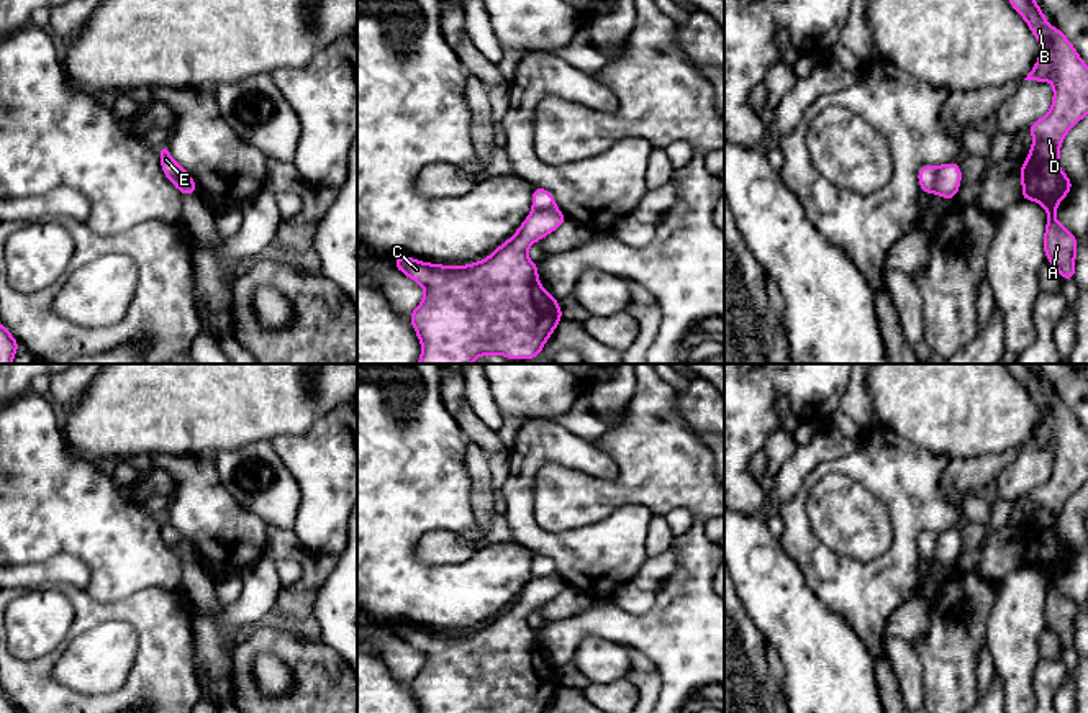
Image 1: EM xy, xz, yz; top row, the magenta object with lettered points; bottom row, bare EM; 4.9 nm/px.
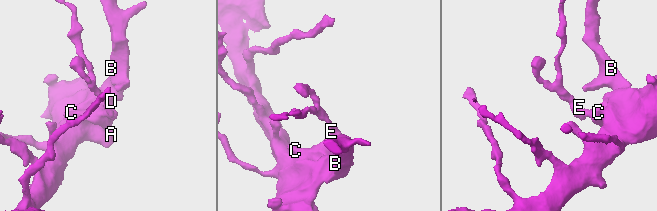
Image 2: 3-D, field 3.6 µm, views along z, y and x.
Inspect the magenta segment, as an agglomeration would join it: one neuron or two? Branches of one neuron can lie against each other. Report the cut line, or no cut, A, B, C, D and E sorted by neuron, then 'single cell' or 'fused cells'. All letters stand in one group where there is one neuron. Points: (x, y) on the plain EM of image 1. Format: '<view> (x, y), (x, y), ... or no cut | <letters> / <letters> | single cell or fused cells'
yz (939, 535), (933, 558) | A B C D / E | fused cells

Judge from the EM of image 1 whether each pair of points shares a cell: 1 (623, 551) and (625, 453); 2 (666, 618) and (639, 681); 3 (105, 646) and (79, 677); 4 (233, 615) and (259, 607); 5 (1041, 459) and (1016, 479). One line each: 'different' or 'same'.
1: different
2: different
3: same
4: same
5: same

